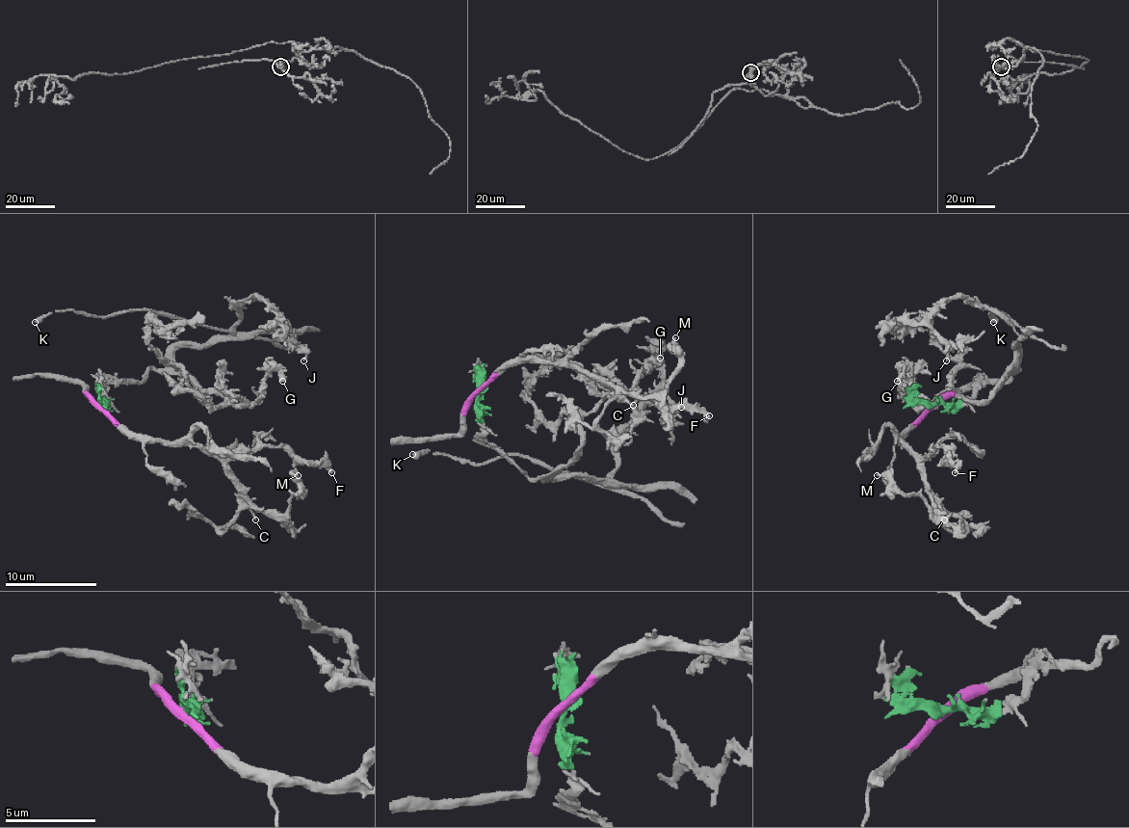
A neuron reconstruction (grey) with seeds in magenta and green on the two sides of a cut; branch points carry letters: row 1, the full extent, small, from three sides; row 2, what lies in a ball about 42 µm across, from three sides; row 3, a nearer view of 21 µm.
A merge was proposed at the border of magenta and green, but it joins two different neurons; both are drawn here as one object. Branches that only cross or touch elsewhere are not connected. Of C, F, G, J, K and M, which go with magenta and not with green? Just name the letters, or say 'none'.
C, F, M

